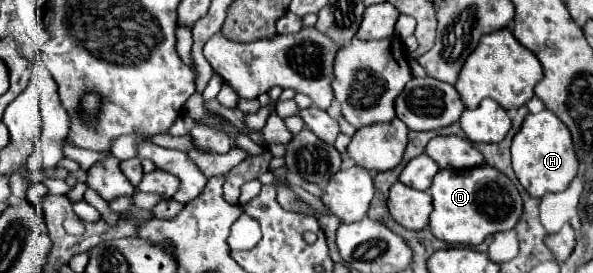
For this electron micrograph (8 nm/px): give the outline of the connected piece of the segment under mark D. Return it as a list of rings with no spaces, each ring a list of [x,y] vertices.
[[[488,165],[464,171],[438,171],[432,181],[430,195],[434,211],[428,227],[436,239],[450,245],[480,245],[488,235],[514,229],[522,215],[522,197],[514,183],[502,171]]]

